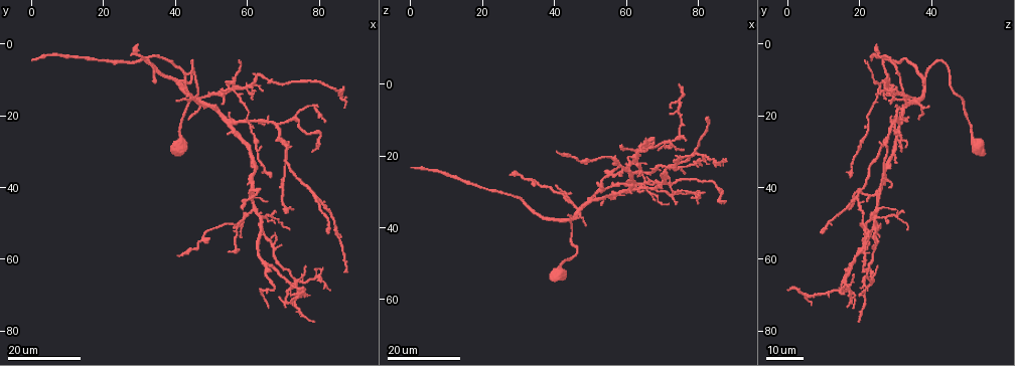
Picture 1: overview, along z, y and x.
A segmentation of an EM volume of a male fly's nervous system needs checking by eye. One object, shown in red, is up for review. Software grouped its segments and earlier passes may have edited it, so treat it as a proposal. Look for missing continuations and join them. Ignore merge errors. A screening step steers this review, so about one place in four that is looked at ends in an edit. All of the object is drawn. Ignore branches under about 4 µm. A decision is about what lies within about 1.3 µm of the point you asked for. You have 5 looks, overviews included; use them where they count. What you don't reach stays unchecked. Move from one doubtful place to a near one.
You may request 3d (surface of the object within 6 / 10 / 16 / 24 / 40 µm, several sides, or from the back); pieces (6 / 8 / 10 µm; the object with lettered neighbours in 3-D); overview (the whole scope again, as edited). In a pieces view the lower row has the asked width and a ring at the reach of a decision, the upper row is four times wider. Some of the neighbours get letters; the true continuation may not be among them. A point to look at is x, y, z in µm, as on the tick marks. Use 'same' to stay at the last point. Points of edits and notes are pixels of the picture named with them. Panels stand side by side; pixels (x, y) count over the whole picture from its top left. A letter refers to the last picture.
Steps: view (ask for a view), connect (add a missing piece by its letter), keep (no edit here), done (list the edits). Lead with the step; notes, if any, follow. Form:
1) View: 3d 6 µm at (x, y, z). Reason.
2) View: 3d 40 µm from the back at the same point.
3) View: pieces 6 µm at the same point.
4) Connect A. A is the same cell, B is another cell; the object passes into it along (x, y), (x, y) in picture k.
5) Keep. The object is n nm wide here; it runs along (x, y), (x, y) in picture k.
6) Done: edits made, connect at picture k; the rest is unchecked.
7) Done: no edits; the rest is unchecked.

View: 3d 24 µm at (0.0, 4.0, 23.0). End of a long branch.

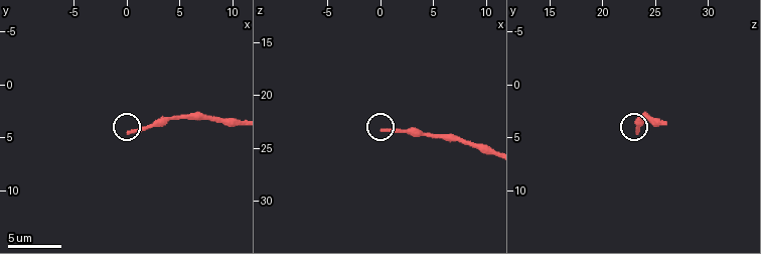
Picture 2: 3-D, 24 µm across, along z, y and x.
View: pieces 6 µm at (0.4, 4.4, 23.4).

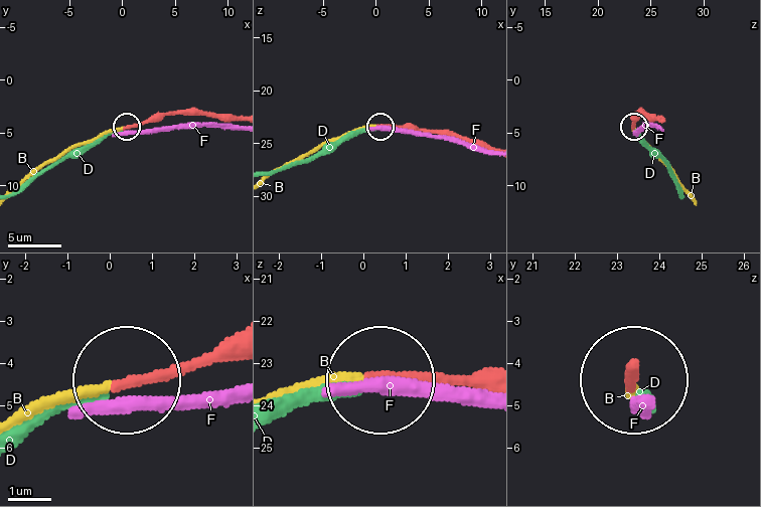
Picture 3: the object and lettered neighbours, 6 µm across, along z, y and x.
Connect B. The object is 240 nm wide here; B is the same cell, D and F are other cells; the object passes into it along (152, 117), (72, 145), (31, 170), (18, 184) in picture 3; it goes on there.

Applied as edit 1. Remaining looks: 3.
View: overview.

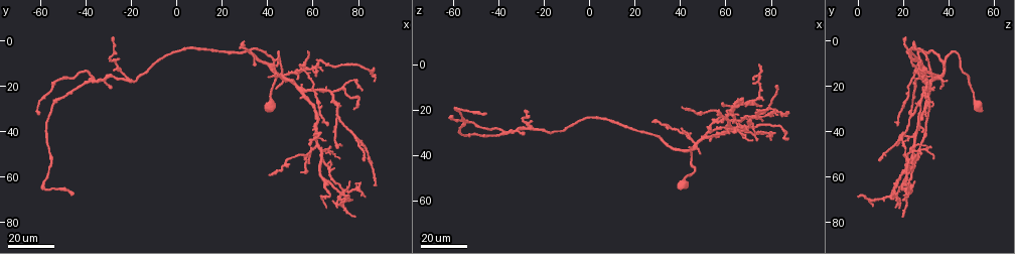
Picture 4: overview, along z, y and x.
View: 3d 24 µm at (44, 22, 37). Free end.

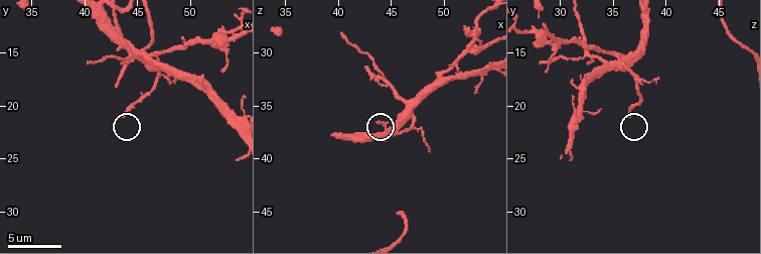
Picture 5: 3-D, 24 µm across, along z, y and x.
View: pieces 10 µm at (44.0, 21.0, 36.8).

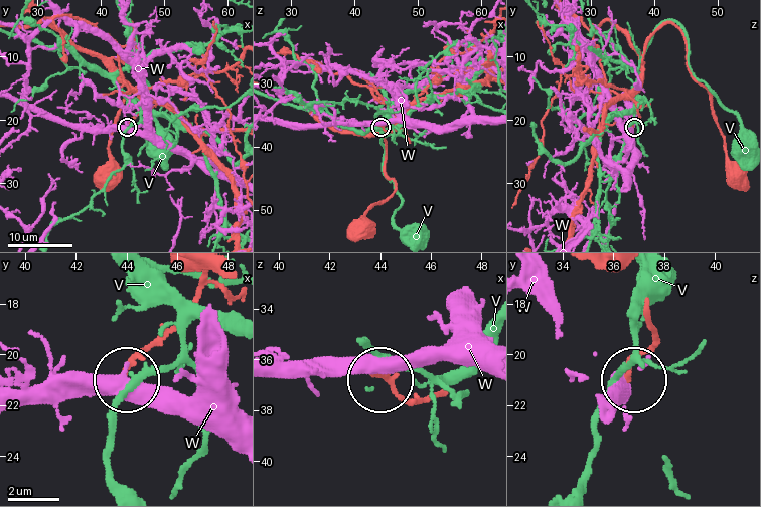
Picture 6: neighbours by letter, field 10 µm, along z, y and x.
Keep. V and W are other cells; it runs along (644, 312), (654, 331), (629, 374) in picture 6; none of them fits.

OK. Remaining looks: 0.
Done: edits made, connect at picture 3; the rest is unchecked.

